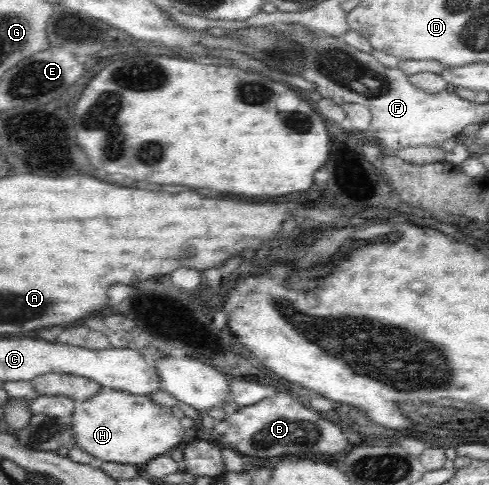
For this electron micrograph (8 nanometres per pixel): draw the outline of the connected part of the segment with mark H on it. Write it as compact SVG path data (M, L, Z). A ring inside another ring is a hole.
M105 387L93 398L83 403L75 403L71 418L74 446L97 460L128 464L138 468L144 467L157 457L170 454L185 442L187 436L187 432L180 425L180 420L173 416L169 407L155 405L147 395L135 395Z

